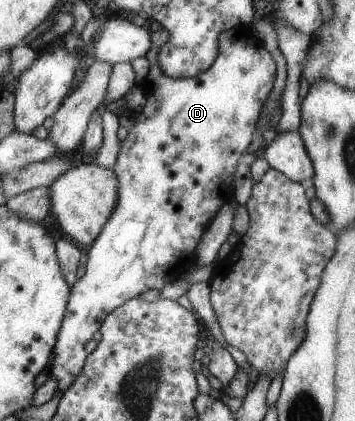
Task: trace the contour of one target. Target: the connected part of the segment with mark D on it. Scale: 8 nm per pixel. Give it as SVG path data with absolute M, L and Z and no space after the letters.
M242 25L227 31L222 31L217 38L217 54L212 64L201 73L196 76L187 79L173 79L162 74L161 68L157 64L157 55L160 52L161 47L167 42L169 33L165 28L160 27L156 32L150 31L151 47L145 54L149 62L148 73L140 83L145 103L143 104L142 110L136 115L136 123L132 128L127 131L127 136L122 140L119 145L119 151L115 163L112 166L112 170L117 178L117 203L112 211L111 217L106 221L106 224L102 227L102 230L98 233L98 236L94 239L94 242L89 245L88 259L86 266L81 272L81 275L71 284L69 288L69 295L65 306L65 313L54 343L51 348L51 361L48 366L48 374L50 378L55 378L57 384L57 391L64 392L74 377L80 372L84 359L86 358L86 352L84 351L84 344L92 338L92 334L99 330L102 321L123 302L126 302L129 298L138 297L140 293L147 290L148 287L161 289L170 278L177 278L182 272L186 272L192 264L194 264L194 250L198 244L202 233L205 228L210 224L210 221L214 218L217 210L224 204L234 200L233 187L233 174L237 165L237 162L249 153L251 149L252 132L254 125L259 118L262 105L264 100L267 98L268 93L272 88L272 82L276 74L276 67L274 66L274 60L268 51L264 49L261 41L257 38L257 34L253 28L249 25Z

